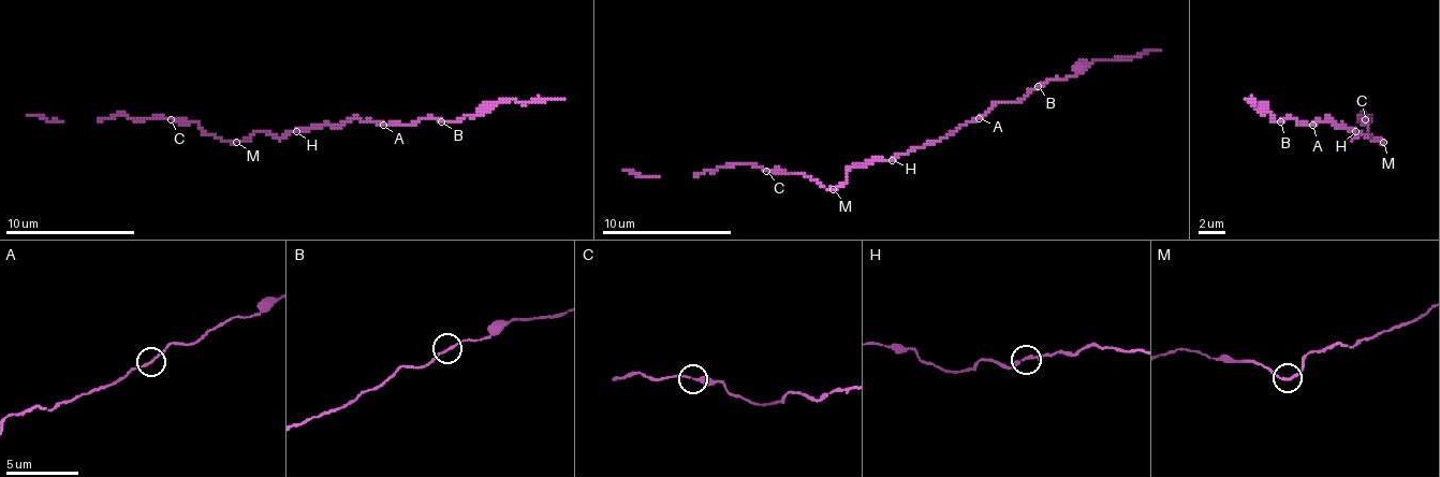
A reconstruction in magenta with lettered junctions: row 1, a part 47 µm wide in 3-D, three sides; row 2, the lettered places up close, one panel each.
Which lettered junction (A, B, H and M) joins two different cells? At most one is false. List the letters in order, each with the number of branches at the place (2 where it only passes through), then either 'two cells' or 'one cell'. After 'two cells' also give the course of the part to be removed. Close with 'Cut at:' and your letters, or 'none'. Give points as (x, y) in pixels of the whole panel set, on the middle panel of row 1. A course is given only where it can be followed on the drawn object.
A: branches 2; one cell
B: branches 2; one cell
H: branches 2; one cell
M: branches 2; one cell
Cut at: none

